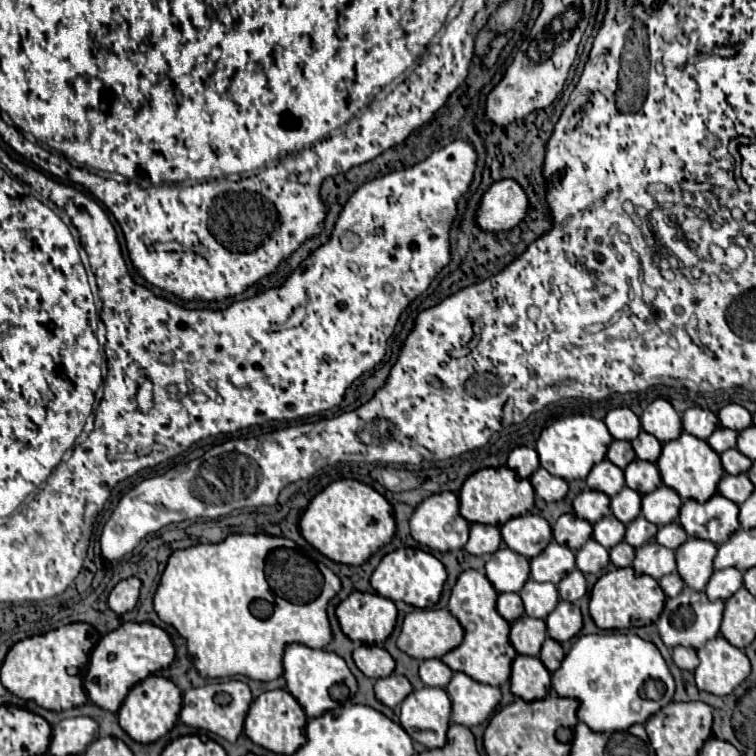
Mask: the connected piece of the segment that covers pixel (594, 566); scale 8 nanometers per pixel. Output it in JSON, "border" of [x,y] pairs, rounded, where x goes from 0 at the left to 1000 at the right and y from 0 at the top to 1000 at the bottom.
{"border":[[[784,712],[761,733],[763,735],[763,751],[769,757],[795,757],[798,751],[803,751],[806,746],[806,728],[798,725],[792,717],[787,717]]]}

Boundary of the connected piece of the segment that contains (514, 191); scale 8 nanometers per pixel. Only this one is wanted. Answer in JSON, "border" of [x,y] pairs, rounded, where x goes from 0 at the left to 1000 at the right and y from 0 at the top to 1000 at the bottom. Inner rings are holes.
{"border":[[[681,238],[655,241],[639,259],[631,280],[631,296],[647,307],[681,302],[697,283],[700,265]]]}

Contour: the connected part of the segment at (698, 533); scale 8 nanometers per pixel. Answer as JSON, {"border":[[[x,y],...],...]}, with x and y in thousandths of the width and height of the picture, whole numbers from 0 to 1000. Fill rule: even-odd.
{"border":[[[946,653],[935,664],[906,661],[898,677],[898,690],[914,712],[956,720],[978,698],[978,669],[954,653]]]}

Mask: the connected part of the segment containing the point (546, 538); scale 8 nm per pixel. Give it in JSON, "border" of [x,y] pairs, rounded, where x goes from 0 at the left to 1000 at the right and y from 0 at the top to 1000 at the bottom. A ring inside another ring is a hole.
{"border":[[[694,680],[676,685],[671,693],[663,696],[665,717],[684,733],[694,738],[705,738],[713,733],[729,714],[729,696],[718,683]]]}

